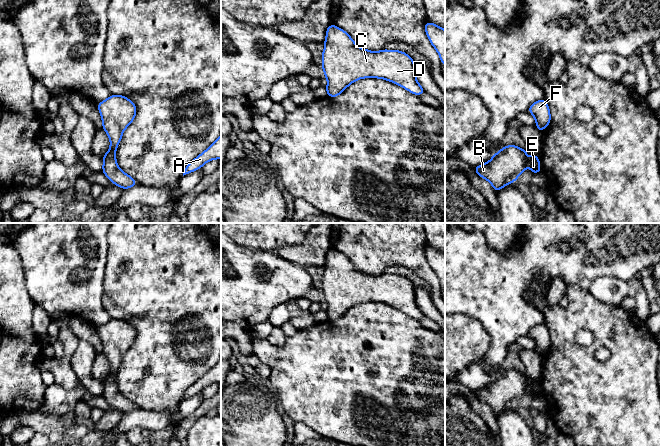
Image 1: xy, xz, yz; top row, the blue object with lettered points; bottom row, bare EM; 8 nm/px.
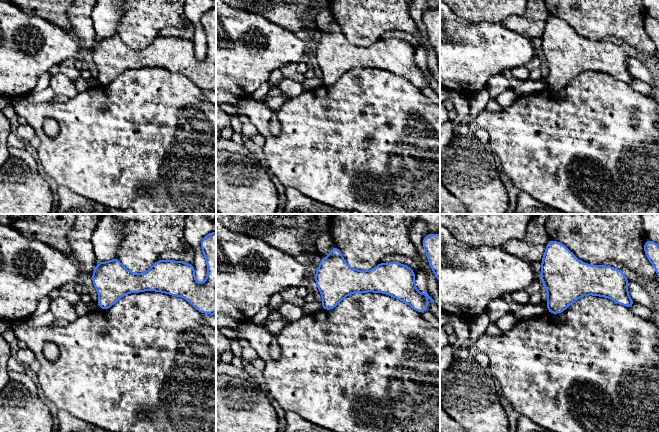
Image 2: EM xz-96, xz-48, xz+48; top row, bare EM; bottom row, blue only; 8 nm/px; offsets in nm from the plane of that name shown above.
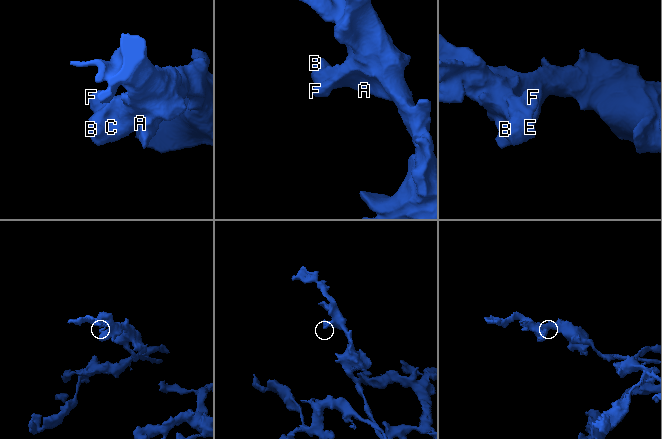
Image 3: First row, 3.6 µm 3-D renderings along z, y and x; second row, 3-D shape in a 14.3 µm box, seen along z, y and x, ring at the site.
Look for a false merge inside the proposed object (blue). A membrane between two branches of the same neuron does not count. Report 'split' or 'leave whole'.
leave whole

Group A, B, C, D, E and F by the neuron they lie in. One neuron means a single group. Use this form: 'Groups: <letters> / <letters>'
Groups: A B C D E F

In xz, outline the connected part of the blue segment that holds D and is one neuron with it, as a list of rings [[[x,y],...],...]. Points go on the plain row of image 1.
[[[330,248],[326,254],[324,267],[321,290],[328,305],[325,313],[329,321],[337,321],[350,308],[362,302],[388,304],[417,320],[426,316],[417,305],[416,289],[407,277],[386,273],[372,276],[368,273],[360,272],[346,255],[333,248]]]

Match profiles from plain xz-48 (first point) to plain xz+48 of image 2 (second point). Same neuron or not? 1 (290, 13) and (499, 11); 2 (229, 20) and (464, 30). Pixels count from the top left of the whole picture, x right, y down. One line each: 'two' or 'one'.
1: two
2: one

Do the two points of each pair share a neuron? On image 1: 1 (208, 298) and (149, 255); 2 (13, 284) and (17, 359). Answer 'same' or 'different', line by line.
1: same
2: same

